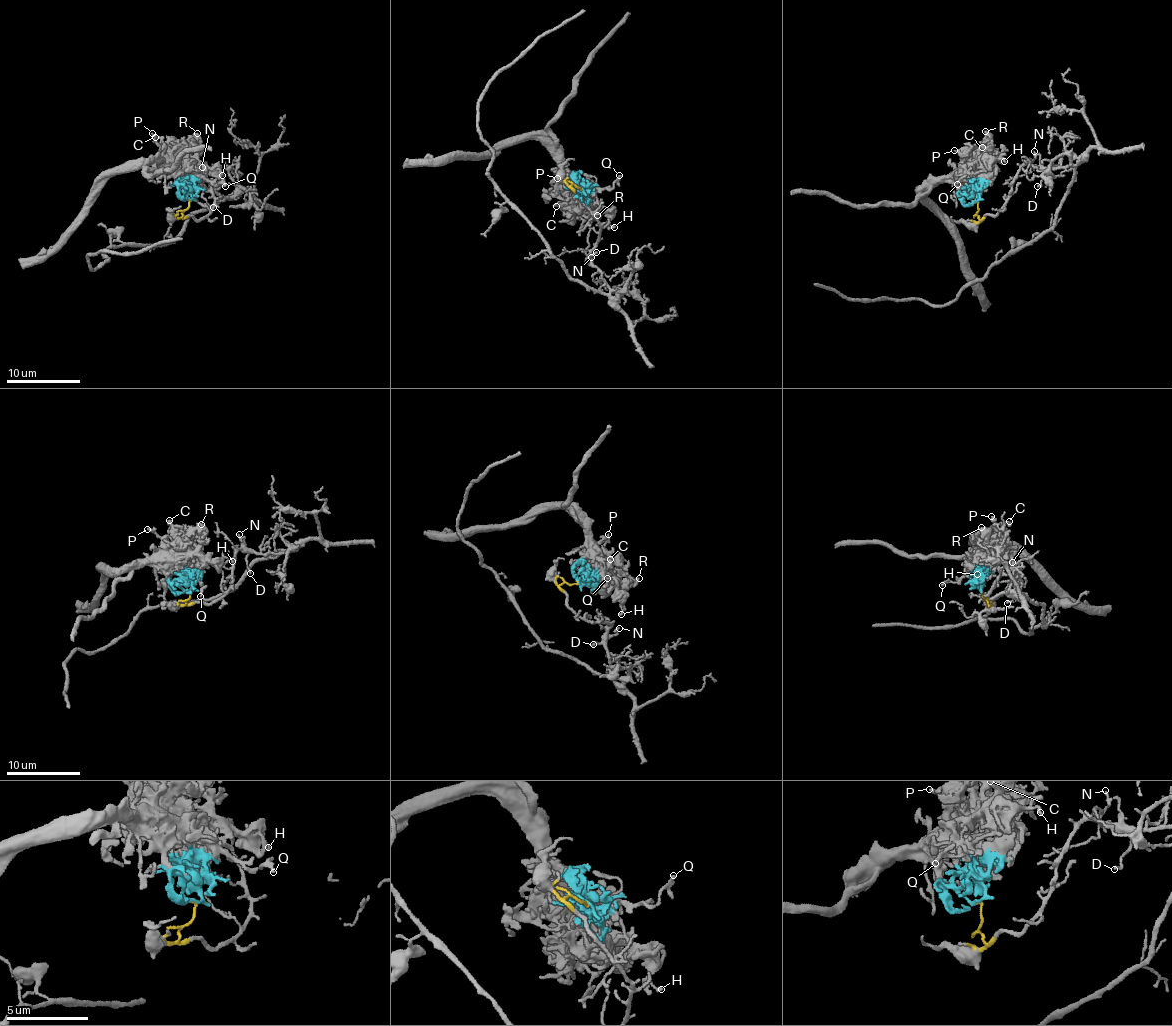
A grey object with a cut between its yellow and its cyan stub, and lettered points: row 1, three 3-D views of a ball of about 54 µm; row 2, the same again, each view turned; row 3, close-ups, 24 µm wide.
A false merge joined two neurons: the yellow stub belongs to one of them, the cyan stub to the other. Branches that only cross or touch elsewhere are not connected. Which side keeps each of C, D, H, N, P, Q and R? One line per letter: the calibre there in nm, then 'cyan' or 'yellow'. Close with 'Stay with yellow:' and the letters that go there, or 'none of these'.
C: 280 nm | cyan
D: 120 nm | yellow
H: 150 nm | cyan
N: 180 nm | yellow
P: 150 nm | cyan
Q: 130 nm | cyan
R: 240 nm | cyan
Stay with yellow: D, N

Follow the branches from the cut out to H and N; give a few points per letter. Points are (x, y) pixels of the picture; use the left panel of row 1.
H: (189, 198), (193, 176), (199, 172), (214, 169), (223, 175)
N: (189, 200), (184, 218), (197, 220), (210, 212), (215, 197), (210, 183), (202, 181), (201, 167)

